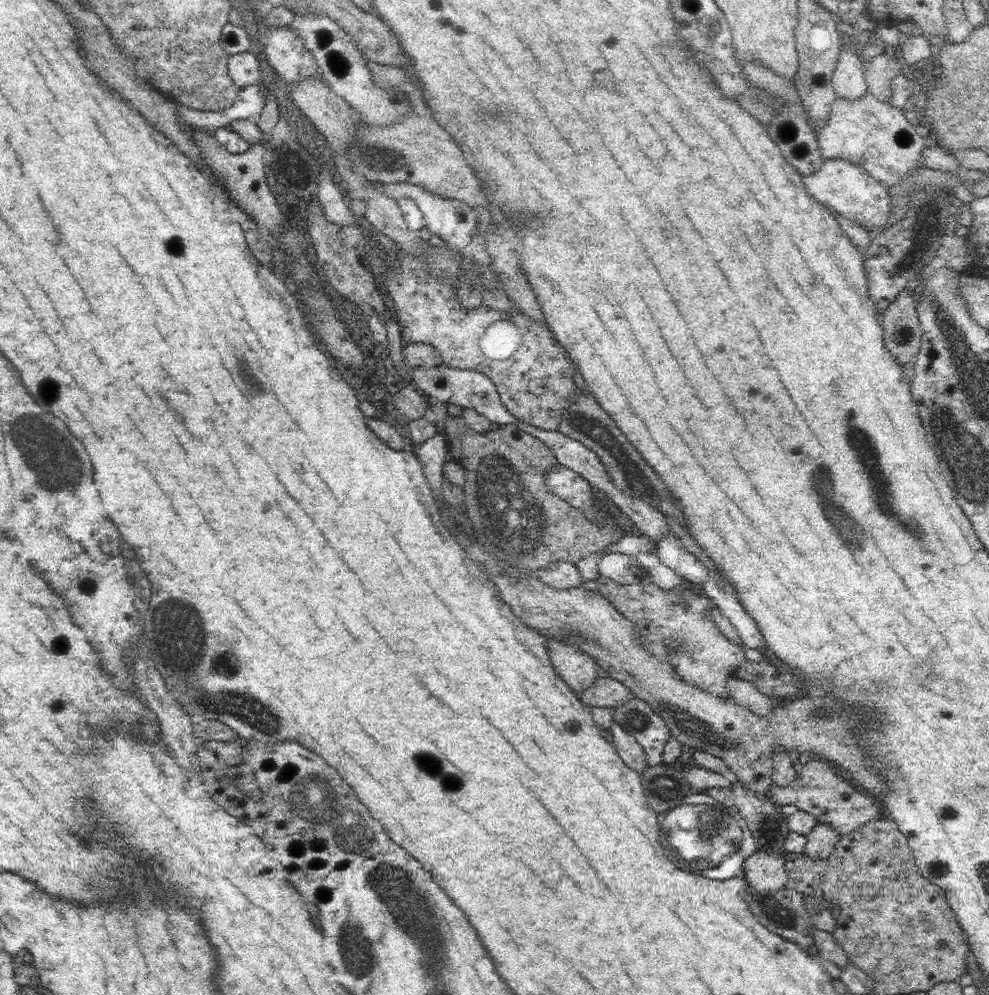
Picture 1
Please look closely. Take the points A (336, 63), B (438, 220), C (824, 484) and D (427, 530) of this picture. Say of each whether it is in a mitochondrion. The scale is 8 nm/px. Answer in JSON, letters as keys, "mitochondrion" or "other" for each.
{"A":"mitochondrion","B":"other","C":"mitochondrion","D":"other"}

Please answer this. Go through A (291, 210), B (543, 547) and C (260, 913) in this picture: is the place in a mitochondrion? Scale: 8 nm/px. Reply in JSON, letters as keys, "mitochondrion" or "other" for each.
{"A":"other","B":"mitochondrion","C":"other"}

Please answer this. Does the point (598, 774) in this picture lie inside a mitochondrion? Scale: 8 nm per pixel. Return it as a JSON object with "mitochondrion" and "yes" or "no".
{"mitochondrion":"no"}

